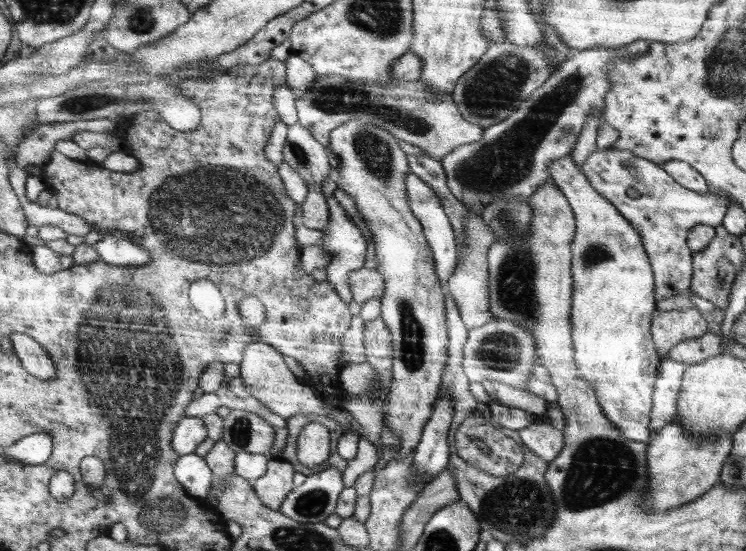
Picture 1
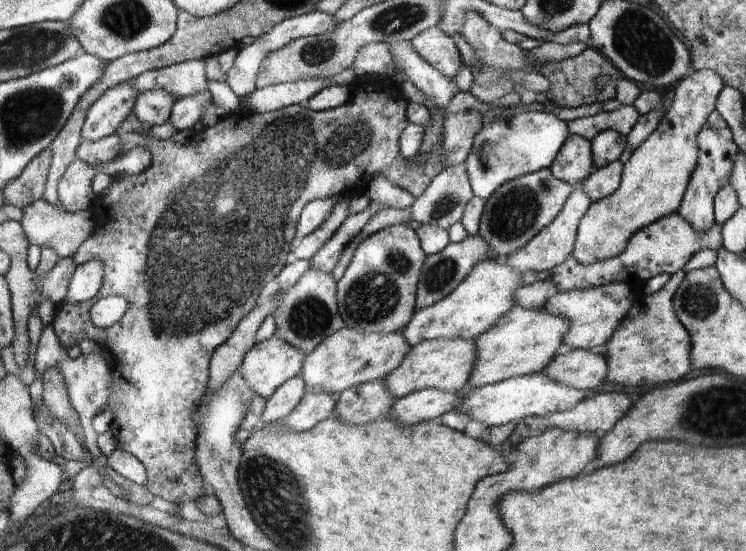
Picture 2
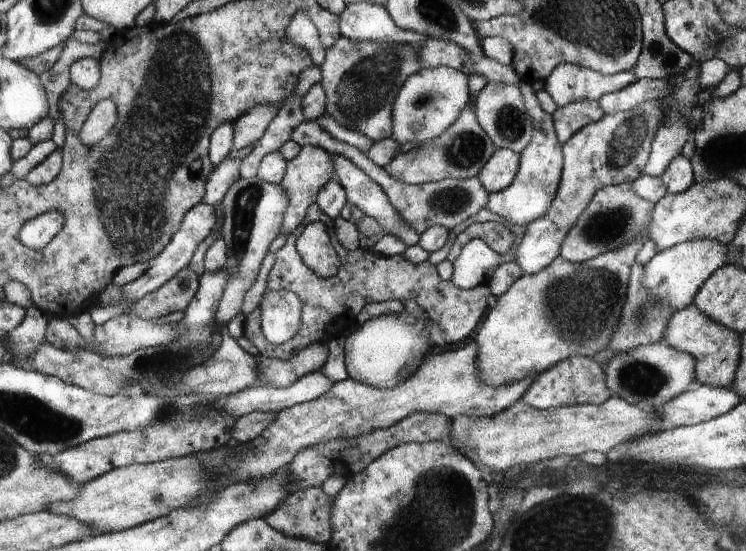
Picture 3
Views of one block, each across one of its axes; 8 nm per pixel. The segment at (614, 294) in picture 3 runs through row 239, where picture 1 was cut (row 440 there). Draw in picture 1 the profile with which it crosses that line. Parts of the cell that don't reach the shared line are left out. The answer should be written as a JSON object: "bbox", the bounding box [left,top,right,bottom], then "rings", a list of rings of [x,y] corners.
{"bbox":[550,155,660,443],"rings":[[[571,155],[552,162],[550,181],[554,182],[568,199],[573,210],[576,232],[571,245],[572,256],[572,347],[574,361],[582,377],[595,388],[595,394],[608,419],[624,438],[648,443],[651,437],[651,410],[654,405],[656,368],[660,366],[660,356],[656,353],[654,341],[650,337],[650,326],[654,316],[654,280],[652,266],[645,251],[642,235],[633,223],[620,214],[620,210],[608,198],[591,186],[591,182]]]}

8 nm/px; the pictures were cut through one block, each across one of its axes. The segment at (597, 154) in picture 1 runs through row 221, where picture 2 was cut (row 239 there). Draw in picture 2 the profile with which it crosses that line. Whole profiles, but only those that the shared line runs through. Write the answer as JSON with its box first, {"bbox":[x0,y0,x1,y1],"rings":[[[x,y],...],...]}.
{"bbox":[549,212,722,292],"rings":[[[674,212],[666,218],[660,218],[658,222],[650,224],[647,228],[638,230],[636,234],[632,234],[626,250],[620,256],[610,260],[594,262],[590,266],[582,266],[575,256],[570,255],[559,267],[549,270],[550,280],[552,280],[554,288],[562,292],[588,290],[588,288],[596,288],[616,281],[627,284],[634,279],[646,282],[657,274],[673,275],[679,270],[684,270],[692,255],[702,249],[717,251],[722,246],[722,226],[720,224],[714,223],[714,226],[708,232],[696,232],[678,212]]]}

